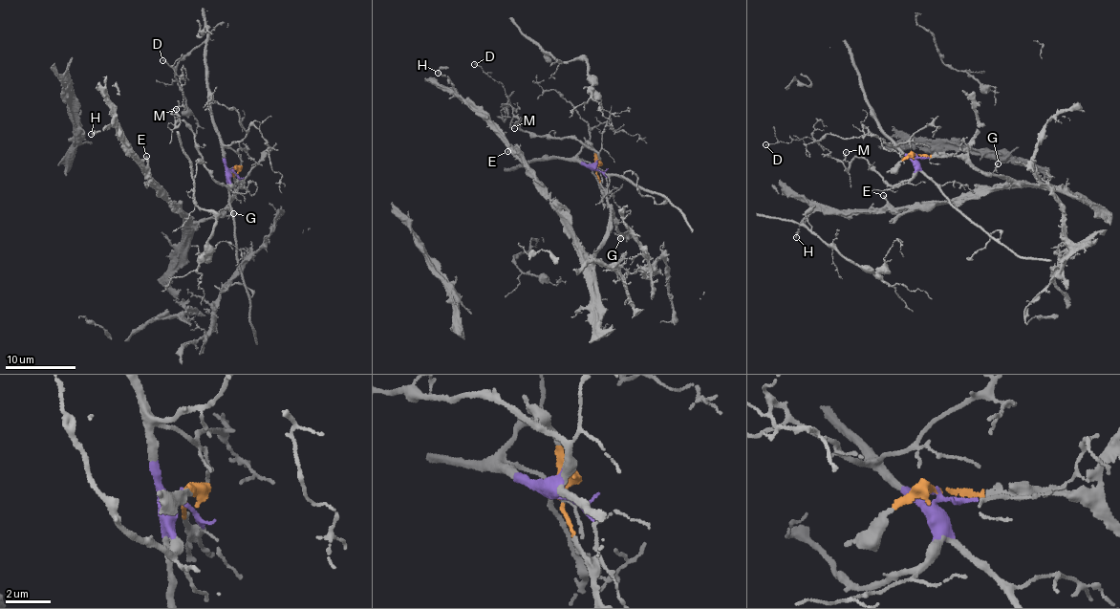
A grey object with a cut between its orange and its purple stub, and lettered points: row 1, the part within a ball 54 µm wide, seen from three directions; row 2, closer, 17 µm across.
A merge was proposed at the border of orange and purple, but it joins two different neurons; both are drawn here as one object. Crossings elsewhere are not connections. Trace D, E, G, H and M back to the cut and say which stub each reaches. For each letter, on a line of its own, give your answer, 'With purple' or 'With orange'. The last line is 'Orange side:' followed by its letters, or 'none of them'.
D: With purple
E: With orange
G: With orange
H: With orange
M: With purple
Orange side: E, G, H

